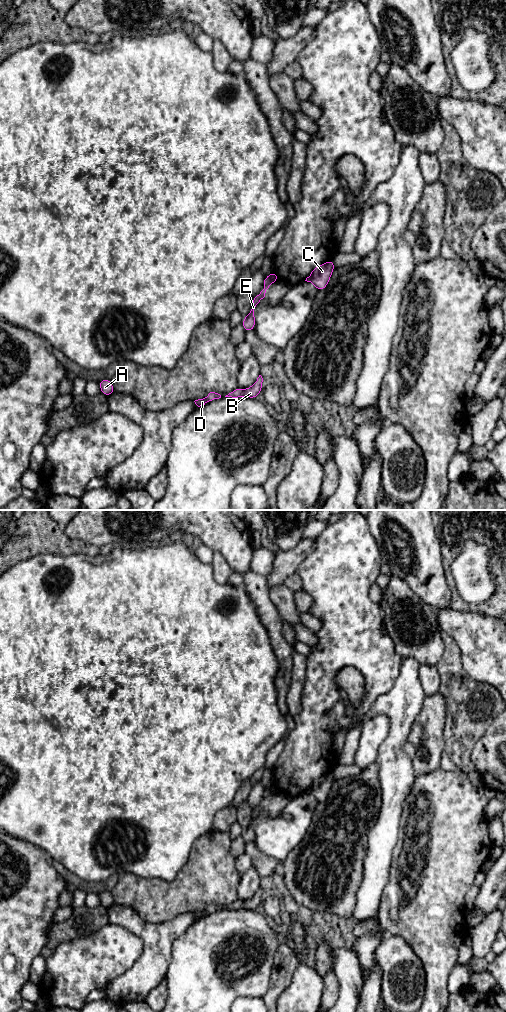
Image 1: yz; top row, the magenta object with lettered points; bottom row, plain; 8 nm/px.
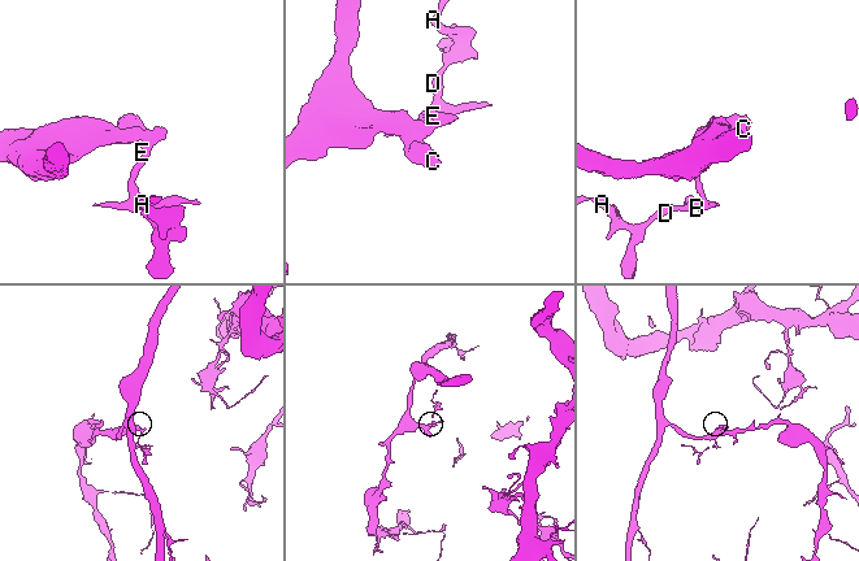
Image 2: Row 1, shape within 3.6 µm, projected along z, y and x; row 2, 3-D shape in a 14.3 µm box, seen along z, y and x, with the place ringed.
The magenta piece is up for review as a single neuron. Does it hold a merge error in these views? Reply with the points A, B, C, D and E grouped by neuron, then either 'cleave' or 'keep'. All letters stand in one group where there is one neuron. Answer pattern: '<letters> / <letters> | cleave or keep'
A B D E / C | cleave

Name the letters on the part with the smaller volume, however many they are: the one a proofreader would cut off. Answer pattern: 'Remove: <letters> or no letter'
Remove: A, B, D, E

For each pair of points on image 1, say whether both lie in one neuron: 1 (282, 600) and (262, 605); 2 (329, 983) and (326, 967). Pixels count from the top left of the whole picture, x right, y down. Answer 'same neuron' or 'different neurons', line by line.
1: different neurons
2: same neuron

